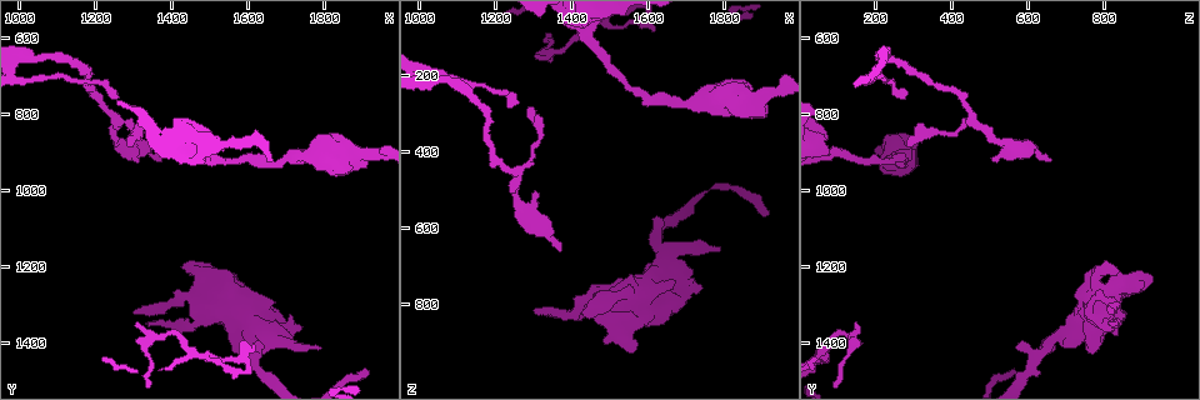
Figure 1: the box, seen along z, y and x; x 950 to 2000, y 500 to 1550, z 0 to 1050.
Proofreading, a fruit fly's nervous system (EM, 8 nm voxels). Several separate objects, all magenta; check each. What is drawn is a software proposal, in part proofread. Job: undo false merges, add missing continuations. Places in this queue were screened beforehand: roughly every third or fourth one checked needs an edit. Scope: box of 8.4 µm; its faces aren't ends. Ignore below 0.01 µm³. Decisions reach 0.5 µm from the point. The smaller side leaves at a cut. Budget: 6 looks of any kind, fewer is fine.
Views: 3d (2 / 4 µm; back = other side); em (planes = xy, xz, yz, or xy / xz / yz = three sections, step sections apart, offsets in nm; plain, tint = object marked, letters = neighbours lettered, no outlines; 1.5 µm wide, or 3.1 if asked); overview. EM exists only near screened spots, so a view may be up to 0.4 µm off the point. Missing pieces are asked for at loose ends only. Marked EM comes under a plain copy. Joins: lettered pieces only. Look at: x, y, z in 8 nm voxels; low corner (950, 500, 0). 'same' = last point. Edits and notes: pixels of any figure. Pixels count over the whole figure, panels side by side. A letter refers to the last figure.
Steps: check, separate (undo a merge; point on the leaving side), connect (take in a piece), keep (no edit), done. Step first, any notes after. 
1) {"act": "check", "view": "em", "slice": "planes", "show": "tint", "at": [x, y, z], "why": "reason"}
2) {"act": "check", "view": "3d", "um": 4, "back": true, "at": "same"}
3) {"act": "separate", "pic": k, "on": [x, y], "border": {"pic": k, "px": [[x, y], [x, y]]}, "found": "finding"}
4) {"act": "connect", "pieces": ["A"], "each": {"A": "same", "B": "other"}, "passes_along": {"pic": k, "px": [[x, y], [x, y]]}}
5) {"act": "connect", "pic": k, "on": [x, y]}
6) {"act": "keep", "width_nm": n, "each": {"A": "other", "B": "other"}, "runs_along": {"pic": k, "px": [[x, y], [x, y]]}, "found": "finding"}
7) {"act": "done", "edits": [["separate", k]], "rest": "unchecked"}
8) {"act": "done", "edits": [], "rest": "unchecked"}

{"act": "check", "view": "em", "slice": "planes", "show": "letters", "at": [1295, 925, 500], "why": "an open end"}

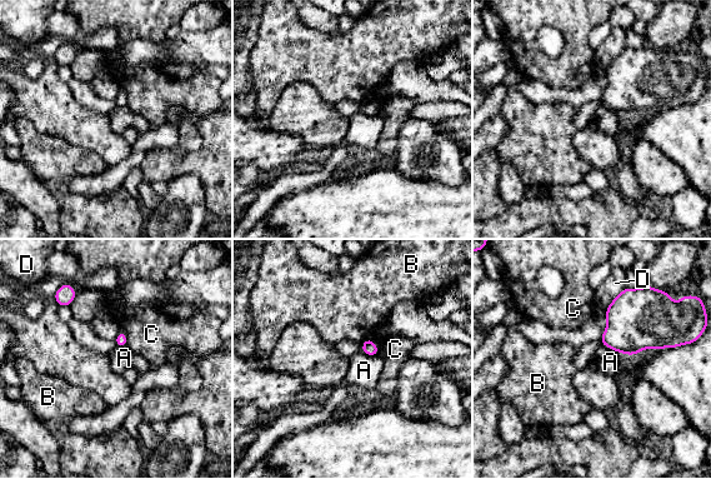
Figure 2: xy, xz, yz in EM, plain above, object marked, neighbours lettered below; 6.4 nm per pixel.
{"act": "keep", "each": {"A": "other", "B": "other", "C": "other", "D": "other"}, "border": {"pic": 2, "px": [[371, 337], [361, 342]]}, "found": "none of them fits"}

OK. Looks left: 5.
{"act": "check", "view": "em", "slice": "xz", "step": 4, "show": "letters", "at": [1440, 1205, 830], "why": "branch stops here"}

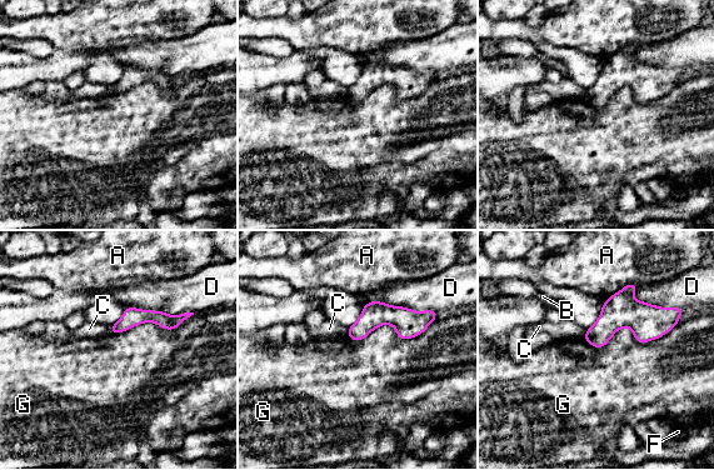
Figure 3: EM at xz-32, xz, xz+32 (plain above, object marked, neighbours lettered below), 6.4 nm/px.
{"act": "keep", "each": {"A": "other", "B": "other", "C": "other", "D": "other", "F": "other", "G": "other"}, "border": {"pic": 3, "px": [[679, 320], [644, 343], [583, 339]]}, "found": "none of them fits"}

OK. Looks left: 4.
{"act": "check", "view": "em", "slice": "planes", "show": "tint", "at": [1625, 1410, 75], "why": "tapers out"}

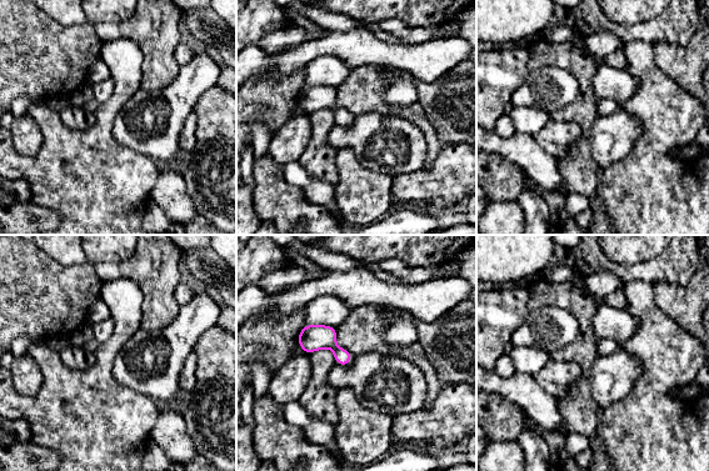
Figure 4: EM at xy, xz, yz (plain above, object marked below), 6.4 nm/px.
{"act": "check", "view": "em", "slice": "planes", "show": "letters", "at": "same"}

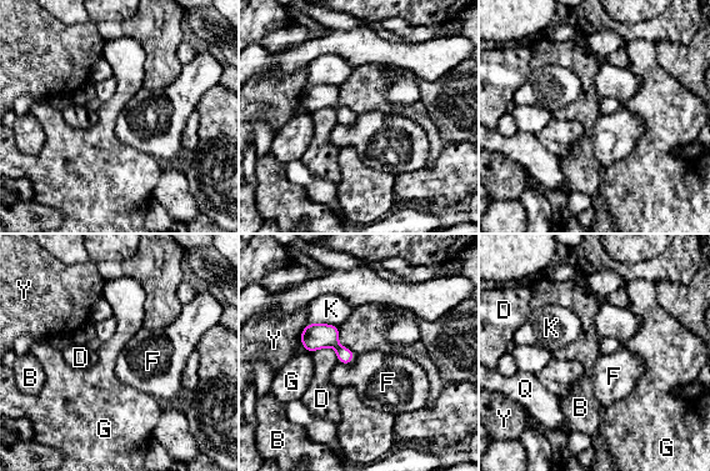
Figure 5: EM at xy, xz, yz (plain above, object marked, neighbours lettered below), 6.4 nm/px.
{"act": "keep", "longest_contact_nm": ["K", 220], "each": {"B": "other", "D": "other", "F": "other", "G": "other", "K": "other", "Q": "other", "Y": "other"}, "border": {"pic": 5, "px": [[310, 354], [333, 347], [338, 360]]}, "found": "no lettered piece goes on from it"}

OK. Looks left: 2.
{"act": "done", "edits": [], "rest": "unchecked"}

